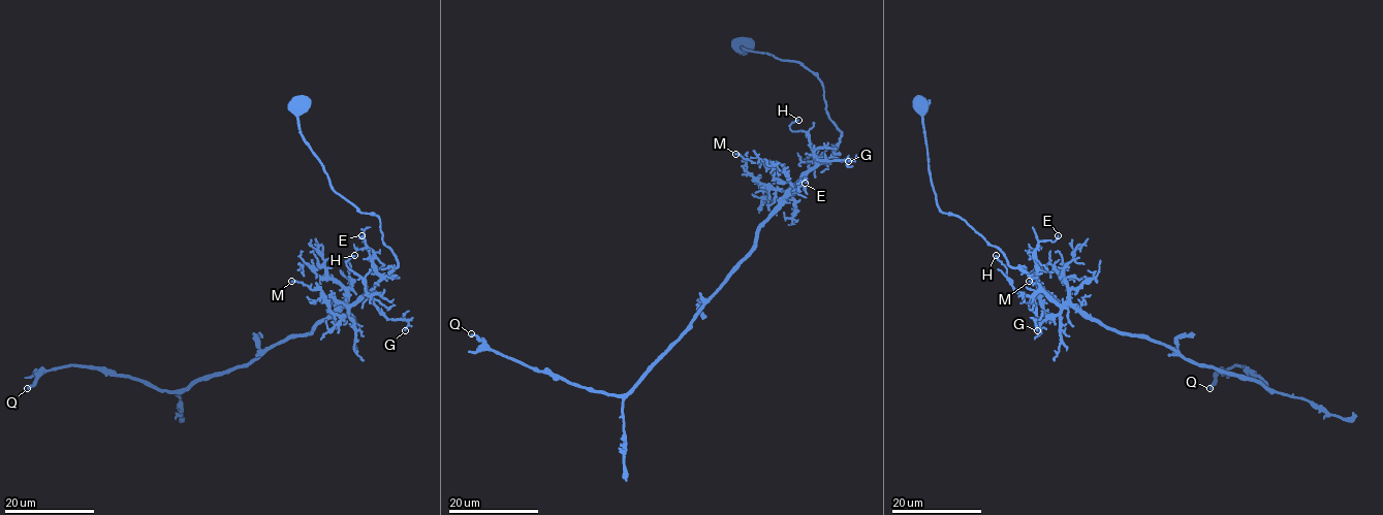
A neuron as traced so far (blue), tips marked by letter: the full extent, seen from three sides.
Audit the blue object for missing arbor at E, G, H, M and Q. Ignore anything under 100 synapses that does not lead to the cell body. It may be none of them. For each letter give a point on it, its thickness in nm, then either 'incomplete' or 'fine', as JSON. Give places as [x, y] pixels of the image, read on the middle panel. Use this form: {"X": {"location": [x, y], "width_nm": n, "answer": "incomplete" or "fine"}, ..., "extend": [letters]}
{"E": {"location": [805, 183], "width_nm": 160, "answer": "fine"}, "G": {"location": [848, 161], "width_nm": 140, "answer": "fine"}, "H": {"location": [798, 120], "width_nm": 120, "answer": "fine"}, "M": {"location": [735, 154], "width_nm": 150, "answer": "fine"}, "Q": {"location": [471, 333], "width_nm": 240, "answer": "fine"}, "extend": []}

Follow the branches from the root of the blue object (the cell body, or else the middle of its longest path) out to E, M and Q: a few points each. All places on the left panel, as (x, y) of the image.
E: (297, 103), (300, 133), (331, 187), (379, 218), (382, 242), (397, 260), (391, 272), (376, 270), (362, 235)
M: (297, 103), (300, 133), (331, 187), (379, 218), (397, 266), (345, 315), (335, 314), (319, 290), (291, 281)
Q: (297, 103), (331, 187), (379, 218), (397, 266), (310, 332), (180, 391), (76, 365), (27, 388)

